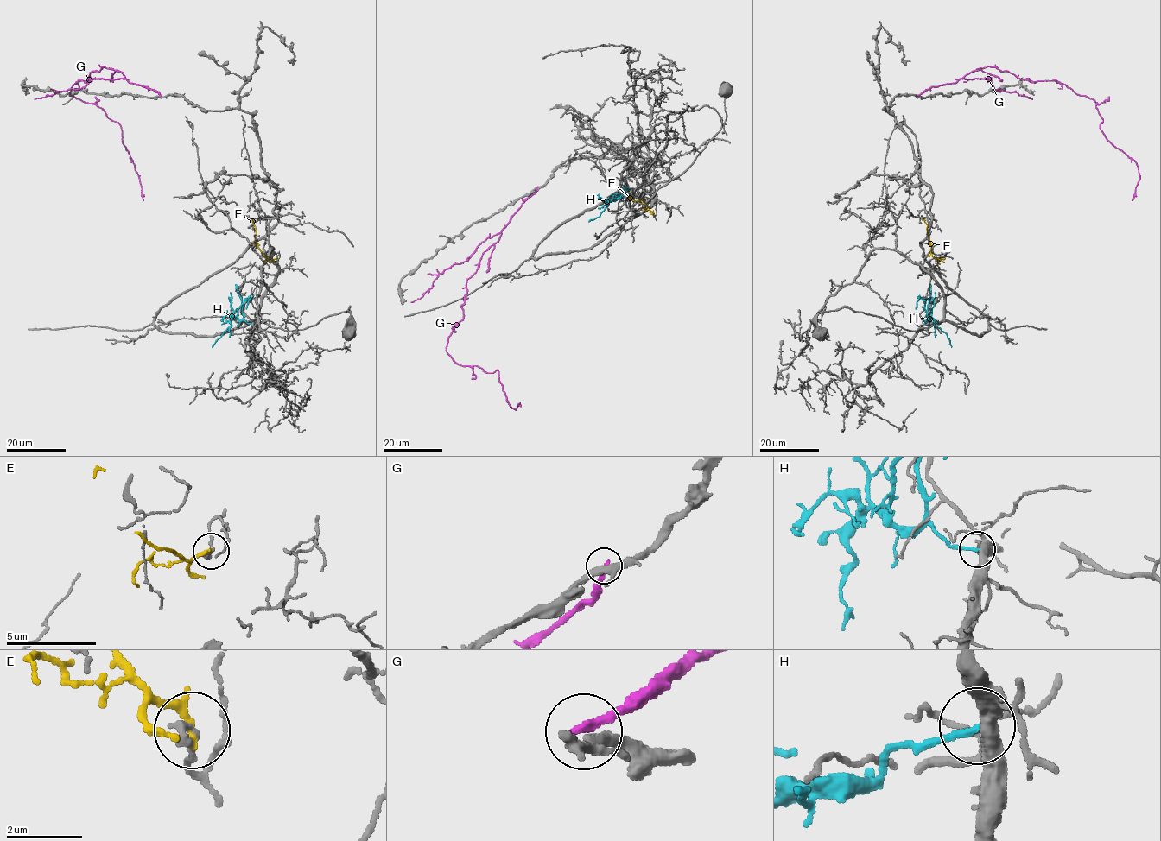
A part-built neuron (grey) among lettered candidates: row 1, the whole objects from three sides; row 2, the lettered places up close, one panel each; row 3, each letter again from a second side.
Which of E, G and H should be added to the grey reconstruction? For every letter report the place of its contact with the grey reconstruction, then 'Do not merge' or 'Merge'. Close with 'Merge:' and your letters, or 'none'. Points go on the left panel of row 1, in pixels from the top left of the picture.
E: Touches grey at (276, 258). Do not merge
G: Touches grey at (160, 96). Do not merge
H: Touches grey at (251, 324). Do not merge
Merge: none

